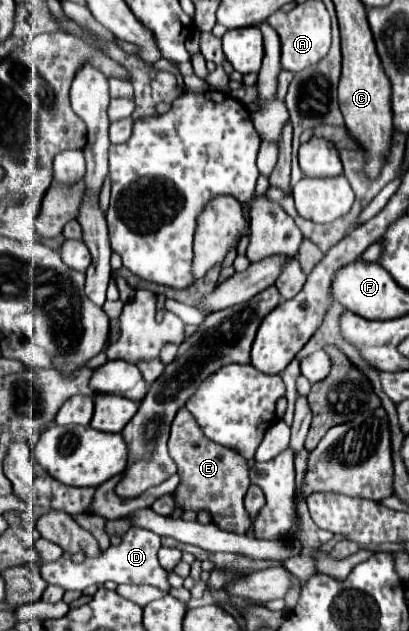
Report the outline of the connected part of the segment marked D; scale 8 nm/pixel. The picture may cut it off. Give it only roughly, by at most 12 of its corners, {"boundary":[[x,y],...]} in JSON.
{"boundary":[[131,527],[119,545],[75,565],[43,565],[47,583],[89,585],[153,585],[169,593],[157,561],[161,537]]}

